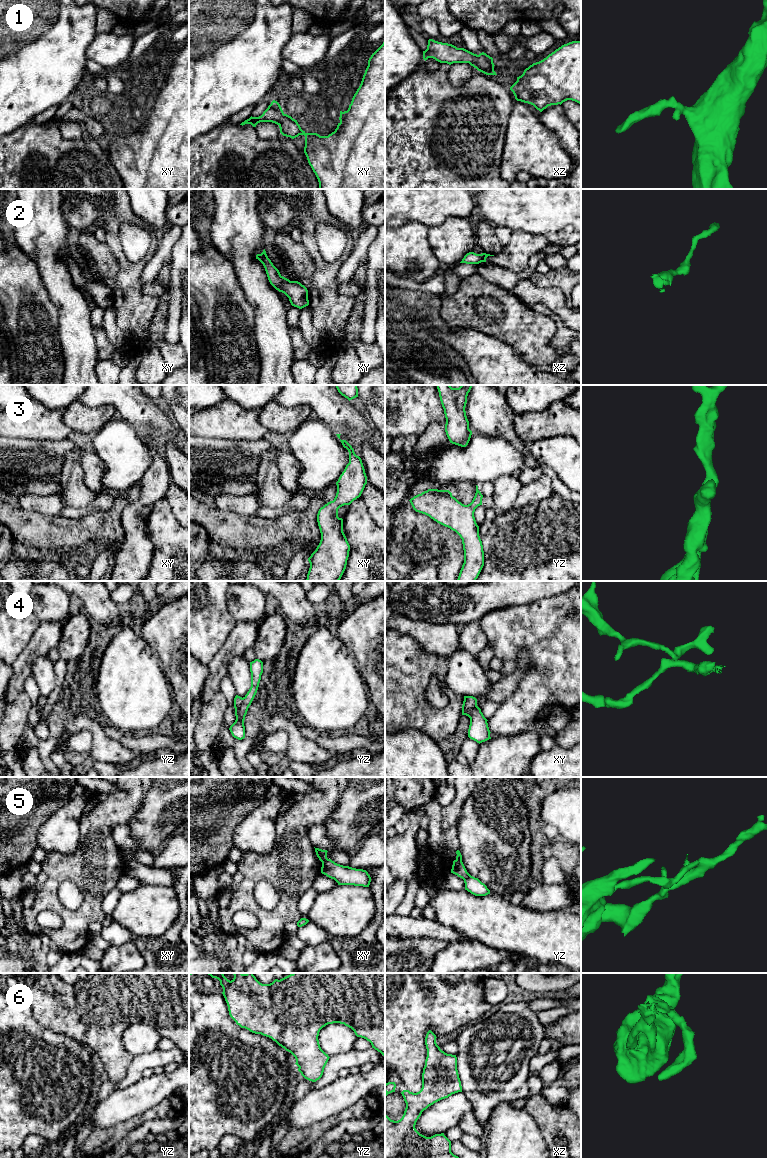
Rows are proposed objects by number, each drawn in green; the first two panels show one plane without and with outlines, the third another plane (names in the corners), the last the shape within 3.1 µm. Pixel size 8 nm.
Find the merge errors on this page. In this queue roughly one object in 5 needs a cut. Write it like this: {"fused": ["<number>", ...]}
{"fused": ["4", "5"]}

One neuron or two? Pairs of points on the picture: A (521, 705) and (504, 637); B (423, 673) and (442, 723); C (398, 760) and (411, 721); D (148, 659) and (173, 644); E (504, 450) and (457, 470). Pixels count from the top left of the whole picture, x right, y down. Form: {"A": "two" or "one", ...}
{"A": "one", "B": "one", "C": "two", "D": "two", "E": "one"}

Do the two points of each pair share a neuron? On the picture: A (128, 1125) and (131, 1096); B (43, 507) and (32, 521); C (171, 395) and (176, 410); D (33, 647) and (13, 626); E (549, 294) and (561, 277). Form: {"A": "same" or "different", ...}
{"A": "different", "B": "different", "C": "same", "D": "different", "E": "different"}

